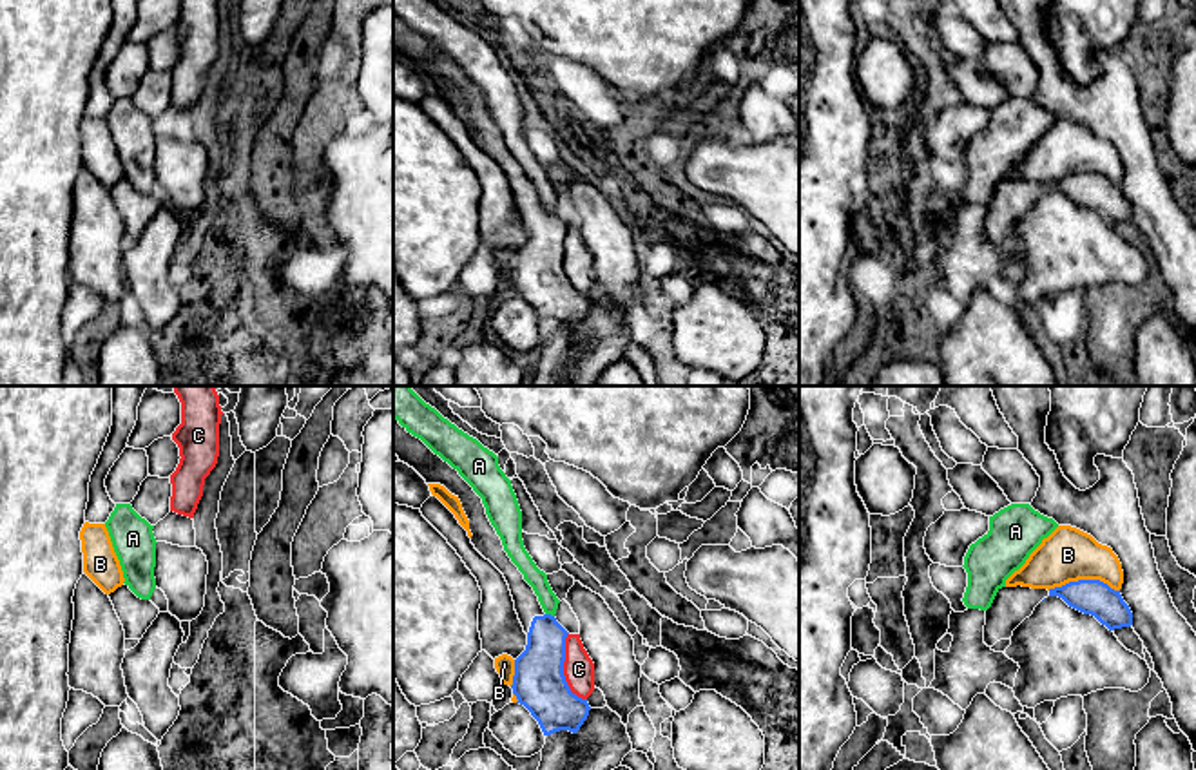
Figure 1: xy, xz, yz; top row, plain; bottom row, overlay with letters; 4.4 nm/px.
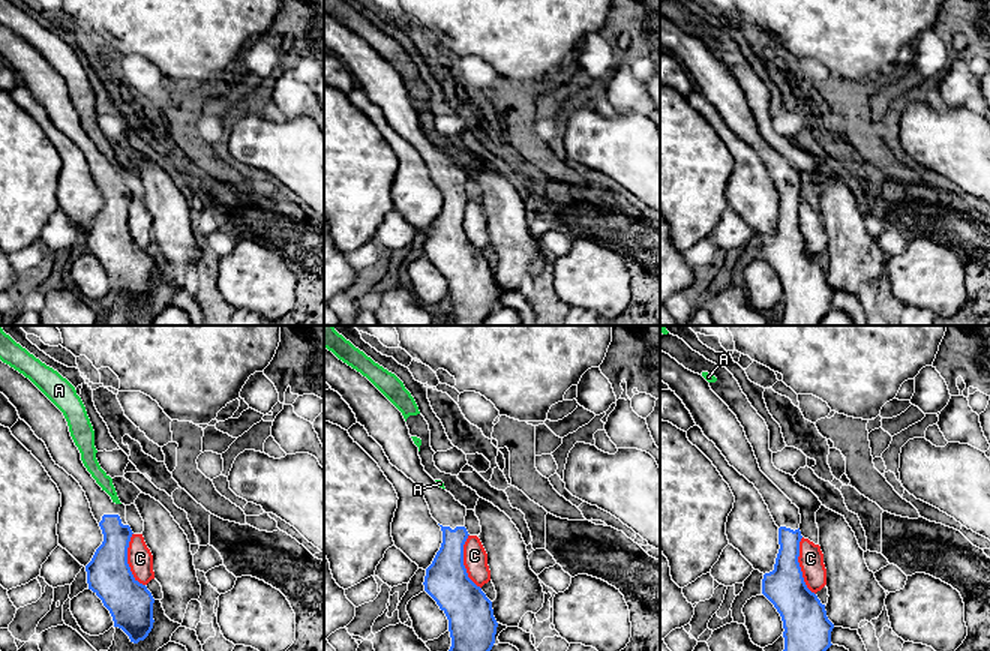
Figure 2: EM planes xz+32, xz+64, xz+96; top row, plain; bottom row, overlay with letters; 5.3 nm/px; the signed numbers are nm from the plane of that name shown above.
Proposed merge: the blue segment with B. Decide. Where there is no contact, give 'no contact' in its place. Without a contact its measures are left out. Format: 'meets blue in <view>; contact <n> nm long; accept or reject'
meets blue in yz; contact 320 nm long; reject

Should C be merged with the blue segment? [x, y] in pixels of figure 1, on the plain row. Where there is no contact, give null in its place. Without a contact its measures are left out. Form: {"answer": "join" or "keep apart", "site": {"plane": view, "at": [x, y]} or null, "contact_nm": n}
{"answer": "keep apart", "site": {"plane": "xz", "at": [562, 263]}, "contact_nm": 320}

